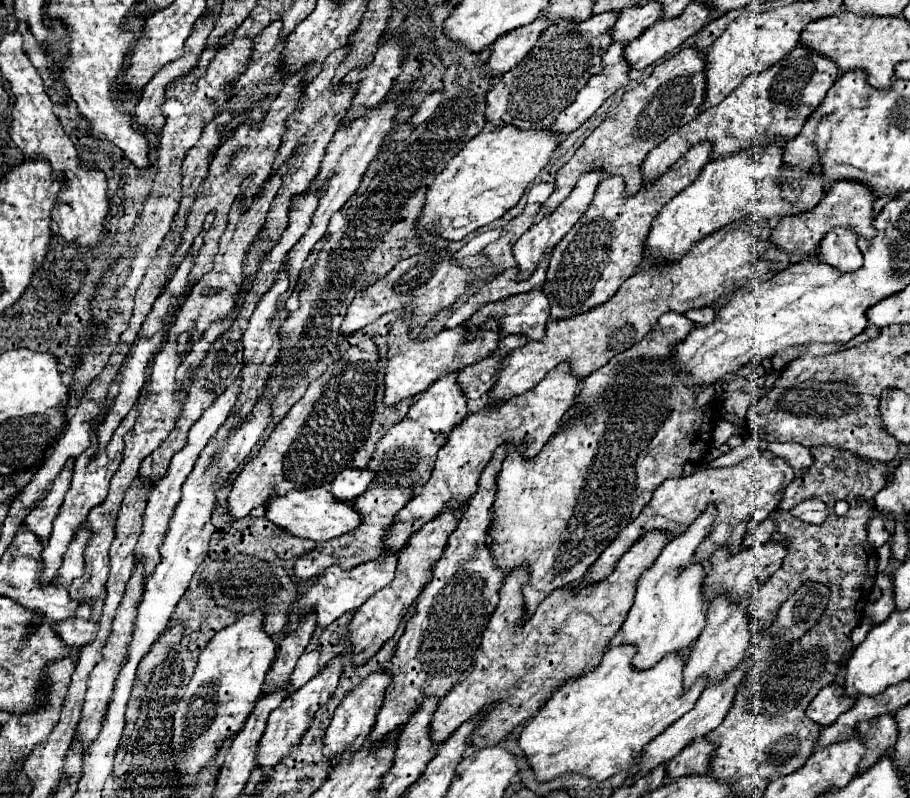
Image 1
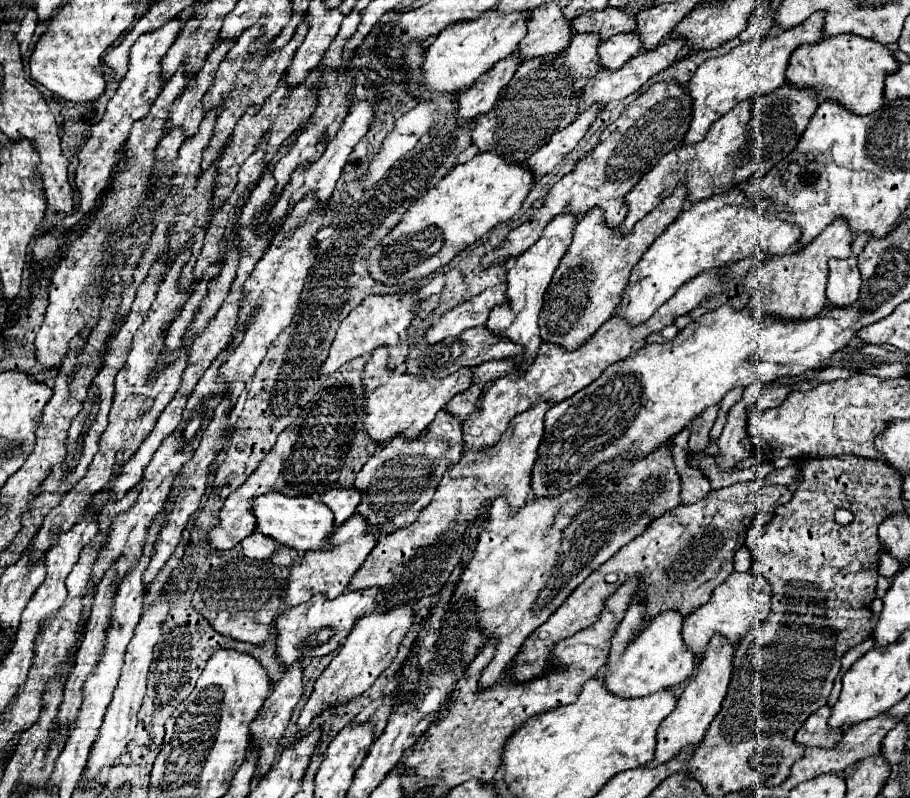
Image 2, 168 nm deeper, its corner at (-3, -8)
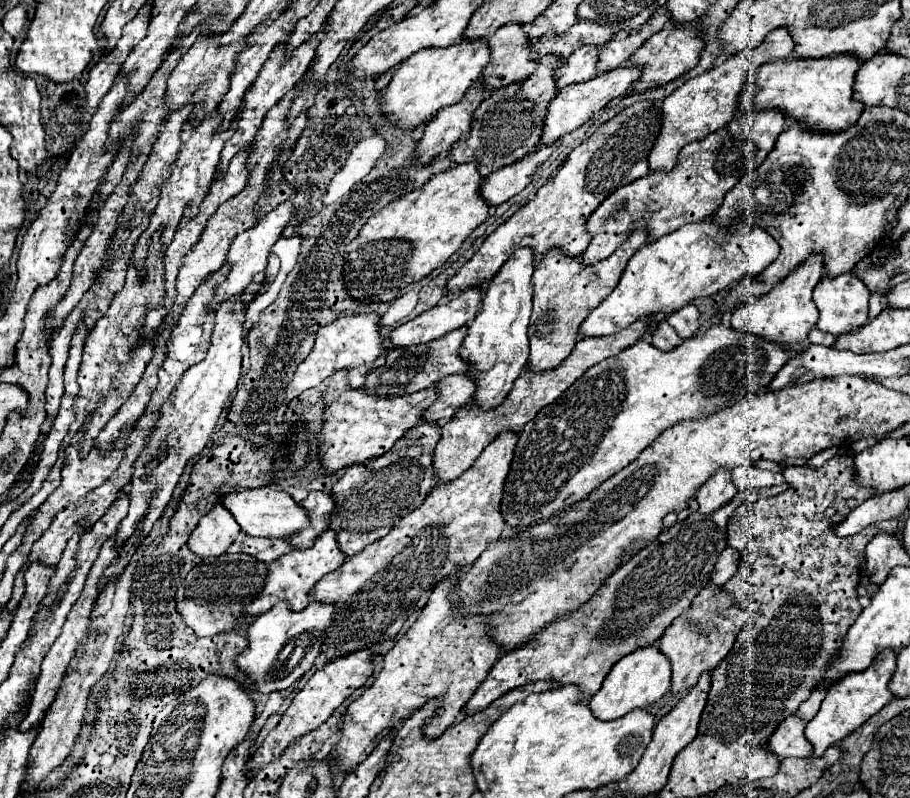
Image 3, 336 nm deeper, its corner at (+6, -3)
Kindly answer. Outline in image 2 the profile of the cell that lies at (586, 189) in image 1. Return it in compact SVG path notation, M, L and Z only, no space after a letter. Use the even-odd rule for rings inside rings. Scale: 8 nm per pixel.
M561 212L559 216L555 216L543 230L541 238L523 254L519 254L507 274L507 306L497 306L495 310L491 310L489 320L487 320L487 328L501 332L503 336L507 336L509 340L515 340L517 344L525 346L525 366L531 364L531 360L537 356L539 346L541 346L541 338L539 338L539 312L541 312L541 304L543 304L543 294L551 282L551 276L555 272L555 268L559 266L559 260L563 258L563 254L567 252L569 244L571 244L571 236L575 230L579 216L571 216L571 212Z

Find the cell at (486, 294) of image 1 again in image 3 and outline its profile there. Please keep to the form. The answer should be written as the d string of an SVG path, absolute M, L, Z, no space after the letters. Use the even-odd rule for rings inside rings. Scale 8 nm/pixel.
M468 289L458 297L452 297L450 301L436 305L430 311L418 315L416 319L396 327L390 333L390 341L394 347L432 343L434 339L440 339L448 331L468 325L476 317L480 301L482 301L482 291Z

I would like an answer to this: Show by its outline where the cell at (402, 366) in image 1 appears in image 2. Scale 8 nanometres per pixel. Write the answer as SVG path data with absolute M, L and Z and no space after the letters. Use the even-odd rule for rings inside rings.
M375 348L371 360L365 366L363 374L363 386L367 394L365 404L365 432L379 442L387 442L395 438L397 434L403 434L407 438L417 438L431 420L435 420L437 412L445 408L445 404L459 392L467 390L473 380L473 368L459 368L459 372L453 372L445 378L431 378L431 380L419 380L419 376L411 376L407 372L389 370L389 348Z

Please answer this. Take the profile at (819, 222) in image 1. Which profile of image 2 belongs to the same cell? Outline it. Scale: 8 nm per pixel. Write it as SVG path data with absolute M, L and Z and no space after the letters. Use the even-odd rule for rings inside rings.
M833 220L825 232L821 232L815 240L811 240L807 246L793 254L785 256L769 256L761 266L753 268L749 276L749 284L753 286L753 298L749 302L749 308L753 308L759 316L773 314L787 320L797 318L813 318L823 310L823 304L827 300L825 286L829 278L827 262L829 258L849 258L853 252L853 238L855 234L849 230L847 220Z

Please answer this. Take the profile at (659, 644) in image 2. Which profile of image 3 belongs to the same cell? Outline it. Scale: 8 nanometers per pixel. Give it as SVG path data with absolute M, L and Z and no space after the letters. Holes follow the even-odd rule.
M656 645L644 647L622 657L602 683L602 689L588 701L594 717L602 721L614 721L634 709L646 709L654 705L670 689L670 661L660 653Z

